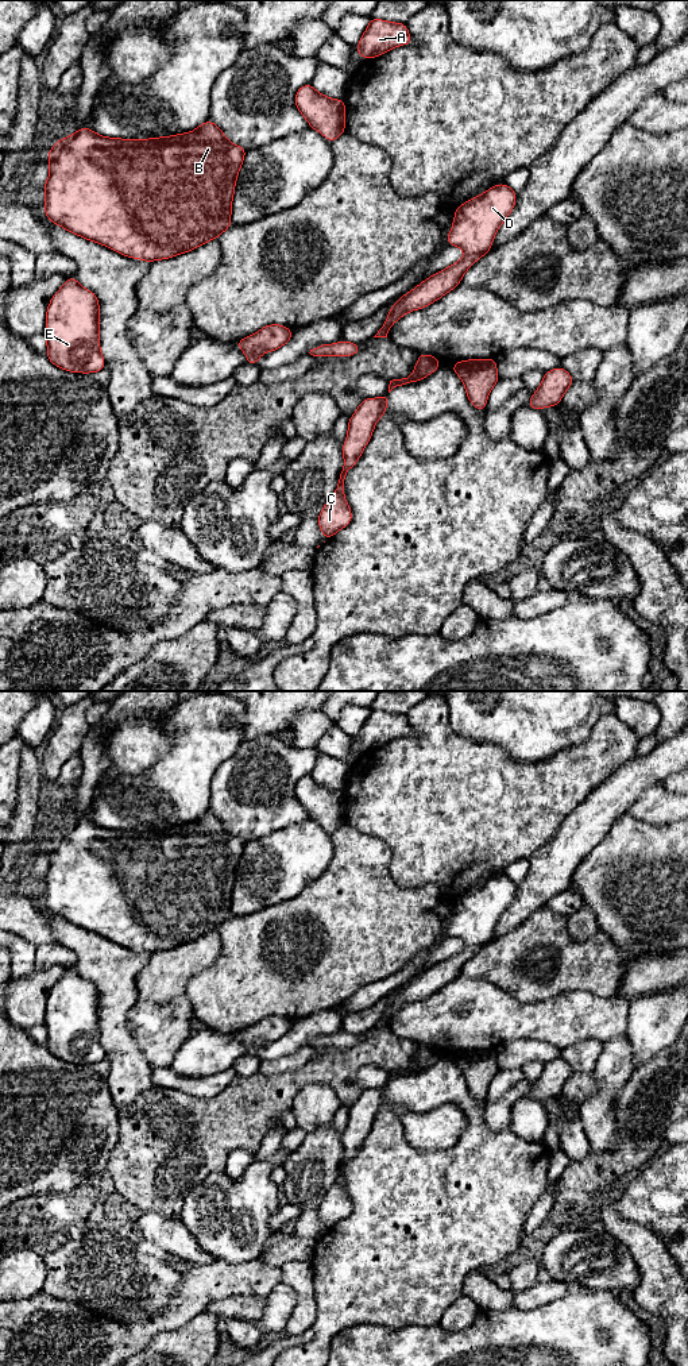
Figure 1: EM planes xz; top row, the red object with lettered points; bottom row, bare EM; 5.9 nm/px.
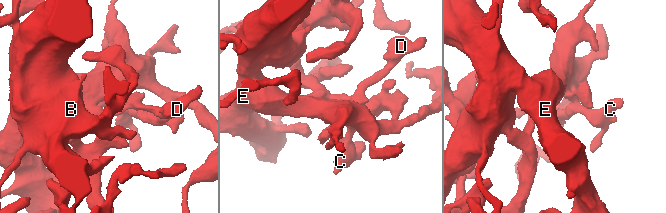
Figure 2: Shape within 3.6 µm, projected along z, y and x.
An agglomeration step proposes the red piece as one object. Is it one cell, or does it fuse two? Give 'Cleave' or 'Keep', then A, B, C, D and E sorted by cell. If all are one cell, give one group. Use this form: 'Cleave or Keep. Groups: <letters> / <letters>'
Keep. Groups: A B C D E

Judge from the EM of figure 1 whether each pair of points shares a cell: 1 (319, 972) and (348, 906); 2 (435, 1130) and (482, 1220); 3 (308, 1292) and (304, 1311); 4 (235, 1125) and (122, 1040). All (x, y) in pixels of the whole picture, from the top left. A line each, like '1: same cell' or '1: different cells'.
1: same cell
2: different cells
3: same cell
4: different cells

